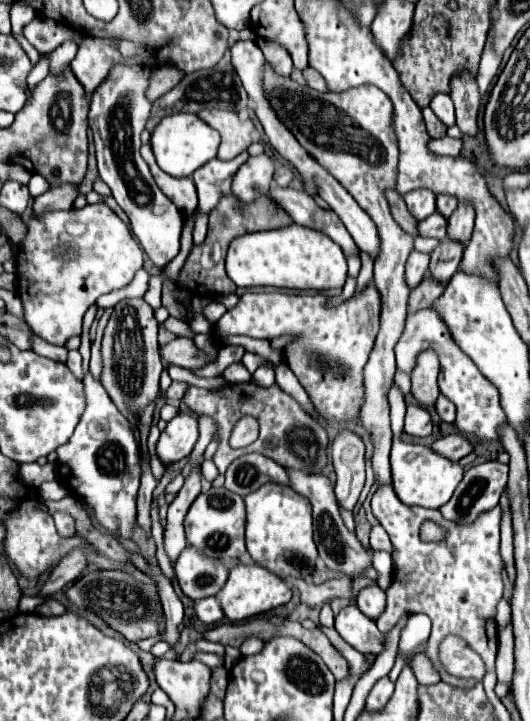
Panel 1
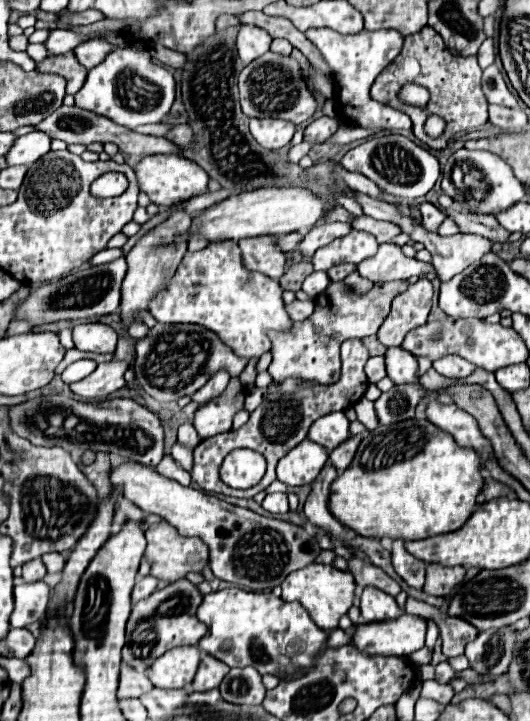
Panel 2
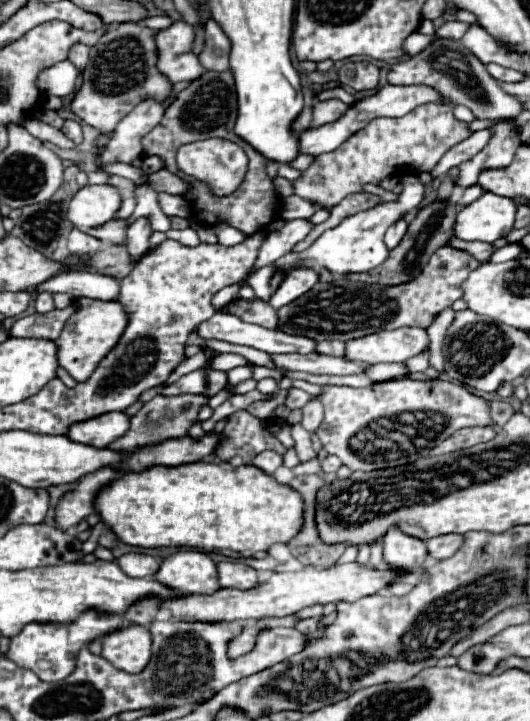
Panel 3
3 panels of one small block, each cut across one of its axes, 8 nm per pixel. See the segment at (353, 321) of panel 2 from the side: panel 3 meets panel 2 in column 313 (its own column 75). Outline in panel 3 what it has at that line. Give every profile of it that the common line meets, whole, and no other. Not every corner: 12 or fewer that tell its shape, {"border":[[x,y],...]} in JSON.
{"border":[[80,298],[56,344],[84,382],[128,320],[118,300]]}

